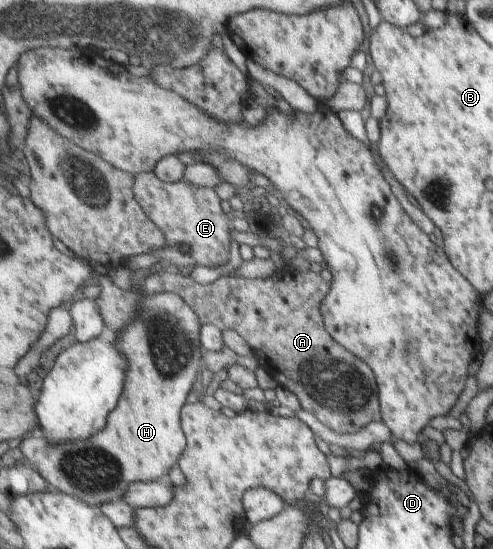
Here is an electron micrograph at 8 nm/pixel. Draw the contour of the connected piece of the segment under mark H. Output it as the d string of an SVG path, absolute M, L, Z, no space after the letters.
M140 292L135 317L119 332L119 334L117 334L116 340L118 340L121 350L129 356L128 380L125 382L125 389L122 391L116 408L108 416L106 428L88 440L68 440L68 442L62 440L60 444L50 444L50 440L44 436L32 436L24 440L18 440L17 445L19 445L19 449L22 455L26 458L27 463L29 463L30 466L33 466L35 470L38 470L41 476L49 482L54 490L66 492L66 494L72 494L76 496L76 498L86 500L86 502L89 502L91 505L100 505L103 502L114 499L123 500L127 488L133 482L151 483L162 480L162 478L169 481L168 478L166 478L166 474L178 464L182 453L187 450L187 438L182 426L181 414L184 412L186 400L188 400L188 394L194 391L193 388L196 384L196 376L198 376L200 370L204 369L205 365L204 360L202 359L202 355L204 354L201 341L202 327L203 325L200 324L200 318L196 316L196 312L190 308L190 304L188 304L188 301L181 294L178 294L177 292L167 292L165 294L154 293L153 295L144 295Z

